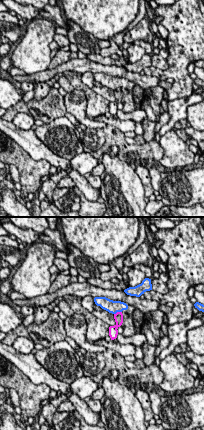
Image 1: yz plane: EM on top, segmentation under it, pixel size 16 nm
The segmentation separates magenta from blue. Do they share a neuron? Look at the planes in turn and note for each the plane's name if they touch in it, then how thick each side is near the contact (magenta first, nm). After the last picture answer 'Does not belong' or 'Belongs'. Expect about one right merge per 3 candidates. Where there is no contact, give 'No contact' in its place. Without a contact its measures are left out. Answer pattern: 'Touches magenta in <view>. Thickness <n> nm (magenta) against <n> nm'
Touches magenta in yz. Thickness 140 nm (magenta) against 200 nm

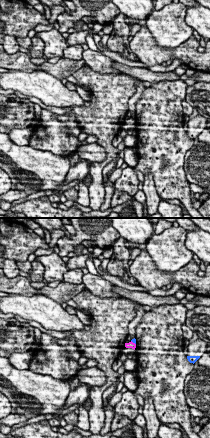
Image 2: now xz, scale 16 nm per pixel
Touches magenta in xz. Thickness 100 nm (magenta) against 60 nm

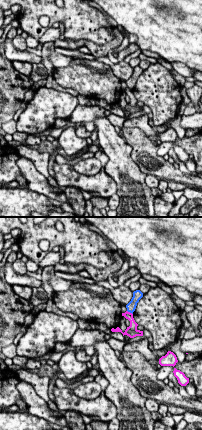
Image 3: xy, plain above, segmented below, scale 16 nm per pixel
Touches magenta in xy. Thickness 130 nm (magenta) against 160 nm

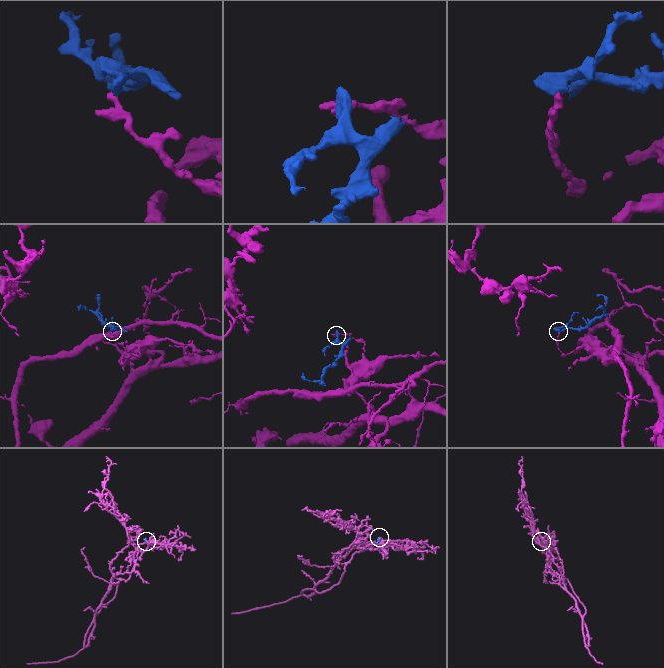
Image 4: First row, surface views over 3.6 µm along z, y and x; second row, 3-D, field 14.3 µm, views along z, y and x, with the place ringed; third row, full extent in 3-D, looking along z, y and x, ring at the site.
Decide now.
Does not belong

